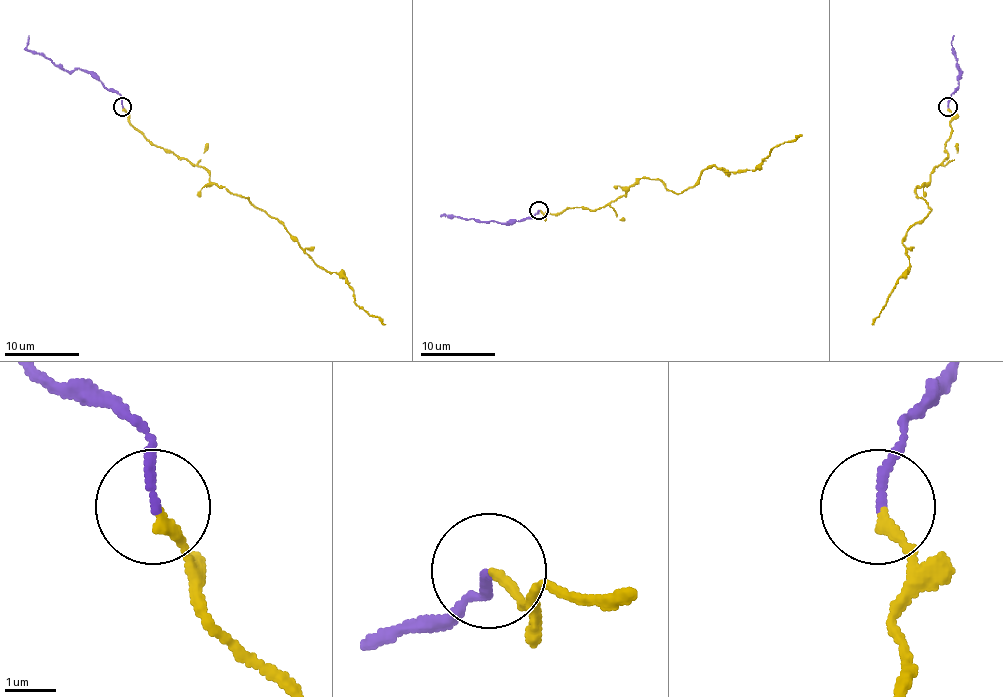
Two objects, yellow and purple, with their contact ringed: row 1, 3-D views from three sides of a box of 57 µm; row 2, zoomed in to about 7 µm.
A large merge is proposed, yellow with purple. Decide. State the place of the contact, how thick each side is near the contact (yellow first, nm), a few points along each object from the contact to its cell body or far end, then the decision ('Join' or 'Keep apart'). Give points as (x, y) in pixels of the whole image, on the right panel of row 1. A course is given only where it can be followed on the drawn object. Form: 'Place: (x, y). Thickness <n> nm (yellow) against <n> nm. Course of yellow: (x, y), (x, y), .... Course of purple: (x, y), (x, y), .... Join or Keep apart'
Place: (947, 107). Thickness 190 nm (yellow) against 170 nm. Course of yellow: (948, 107), (948, 156), (916, 187), (931, 210), (907, 232), (907, 273), (871, 324). Course of purple: (948, 107), (948, 100), (953, 94), (961, 74), (952, 47), (953, 34). Join

